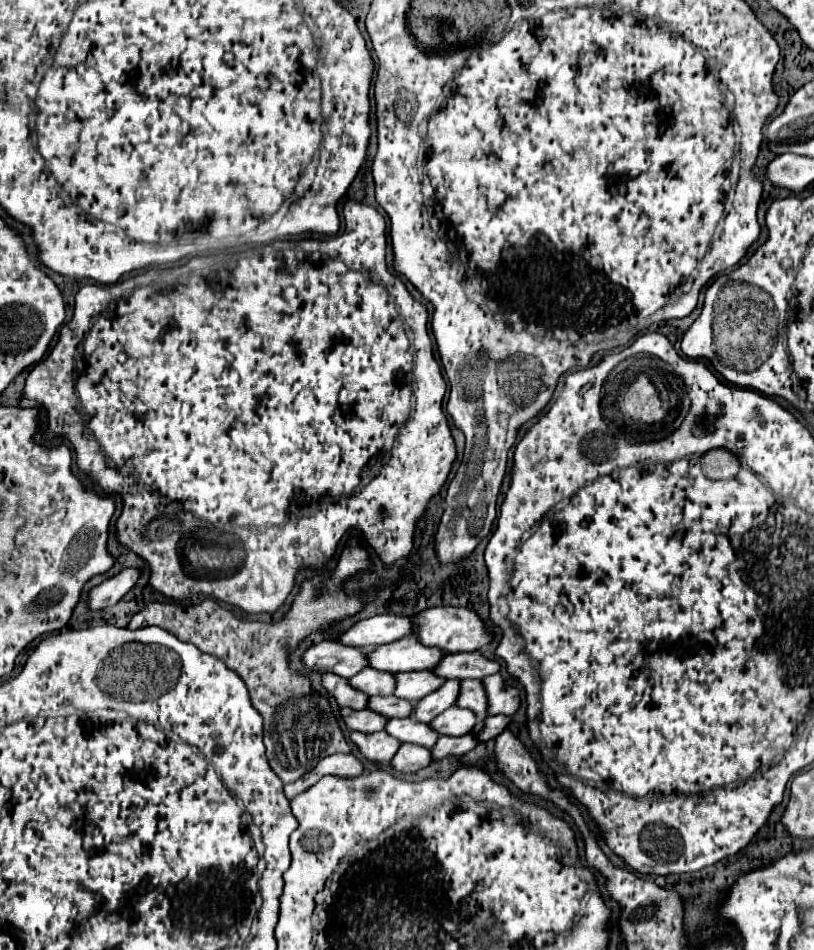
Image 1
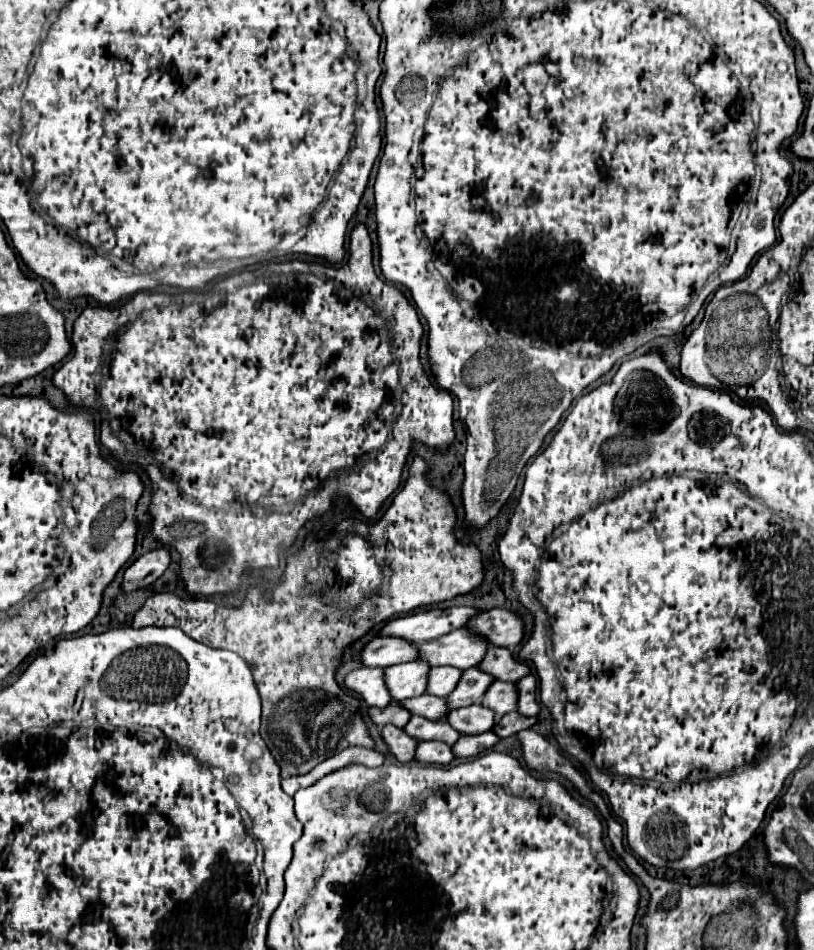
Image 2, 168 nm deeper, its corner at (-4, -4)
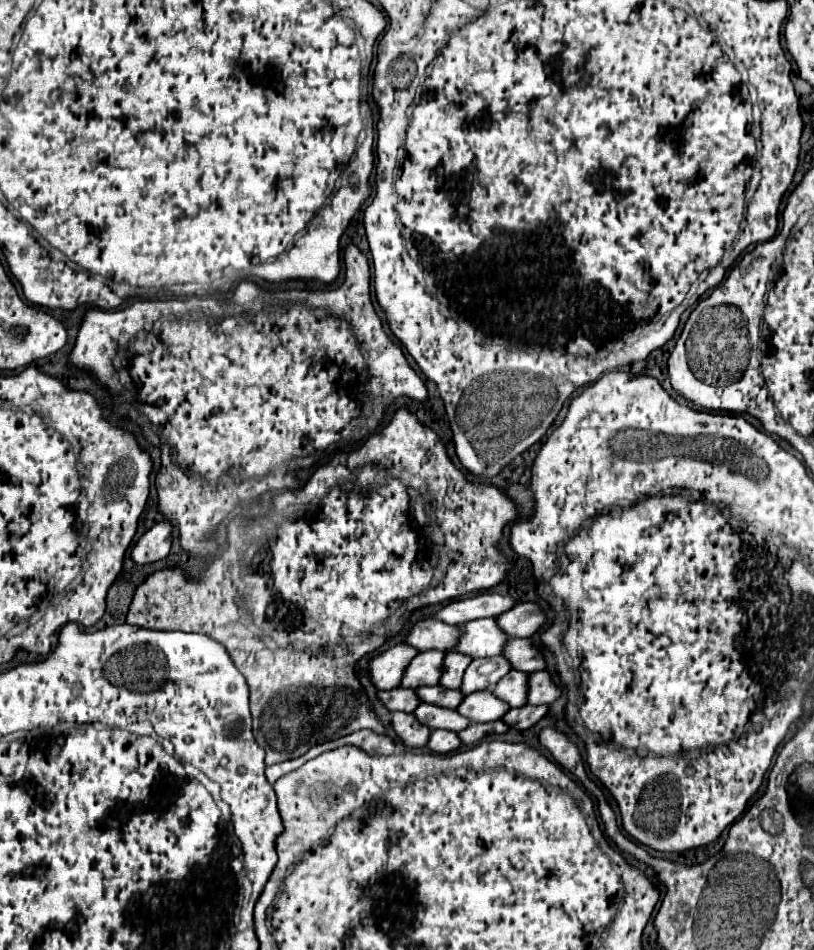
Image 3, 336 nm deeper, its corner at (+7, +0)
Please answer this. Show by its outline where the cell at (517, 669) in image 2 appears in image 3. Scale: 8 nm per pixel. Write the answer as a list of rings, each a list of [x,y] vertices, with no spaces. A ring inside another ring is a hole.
[[[512,638],[504,648],[504,656],[512,662],[512,668],[522,672],[536,672],[546,668],[546,660],[532,638]]]

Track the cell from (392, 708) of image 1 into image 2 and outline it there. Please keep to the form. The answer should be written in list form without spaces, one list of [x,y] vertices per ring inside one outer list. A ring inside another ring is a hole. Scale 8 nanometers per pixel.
[[[417,696],[417,698],[407,698],[403,702],[399,702],[405,710],[409,710],[415,716],[423,716],[423,718],[431,718],[431,720],[441,720],[447,716],[447,702],[445,698],[437,698],[437,696]]]

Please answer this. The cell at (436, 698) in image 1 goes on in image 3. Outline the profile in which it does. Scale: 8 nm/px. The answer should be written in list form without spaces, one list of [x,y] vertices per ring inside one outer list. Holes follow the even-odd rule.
[[[504,656],[476,658],[476,660],[472,660],[472,664],[468,666],[468,670],[464,674],[462,692],[472,694],[476,690],[490,688],[492,686],[492,676],[494,676],[494,686],[496,686],[496,682],[500,678],[504,678],[504,674],[508,674],[510,670],[512,670],[512,664]]]

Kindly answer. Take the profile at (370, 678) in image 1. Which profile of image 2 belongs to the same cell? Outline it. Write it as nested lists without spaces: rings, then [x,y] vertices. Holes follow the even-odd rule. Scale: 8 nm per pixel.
[[[419,660],[389,666],[385,670],[385,682],[391,698],[403,700],[423,694],[427,684],[427,672],[429,672],[427,662],[419,662]]]

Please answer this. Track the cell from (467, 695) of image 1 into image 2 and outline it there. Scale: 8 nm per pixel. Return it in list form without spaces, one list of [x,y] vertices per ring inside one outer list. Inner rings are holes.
[[[495,680],[495,682],[487,688],[487,694],[483,696],[481,706],[487,706],[489,710],[495,710],[497,720],[499,720],[503,714],[513,712],[513,710],[517,708],[517,690],[515,690],[515,684],[513,684],[513,682]]]

